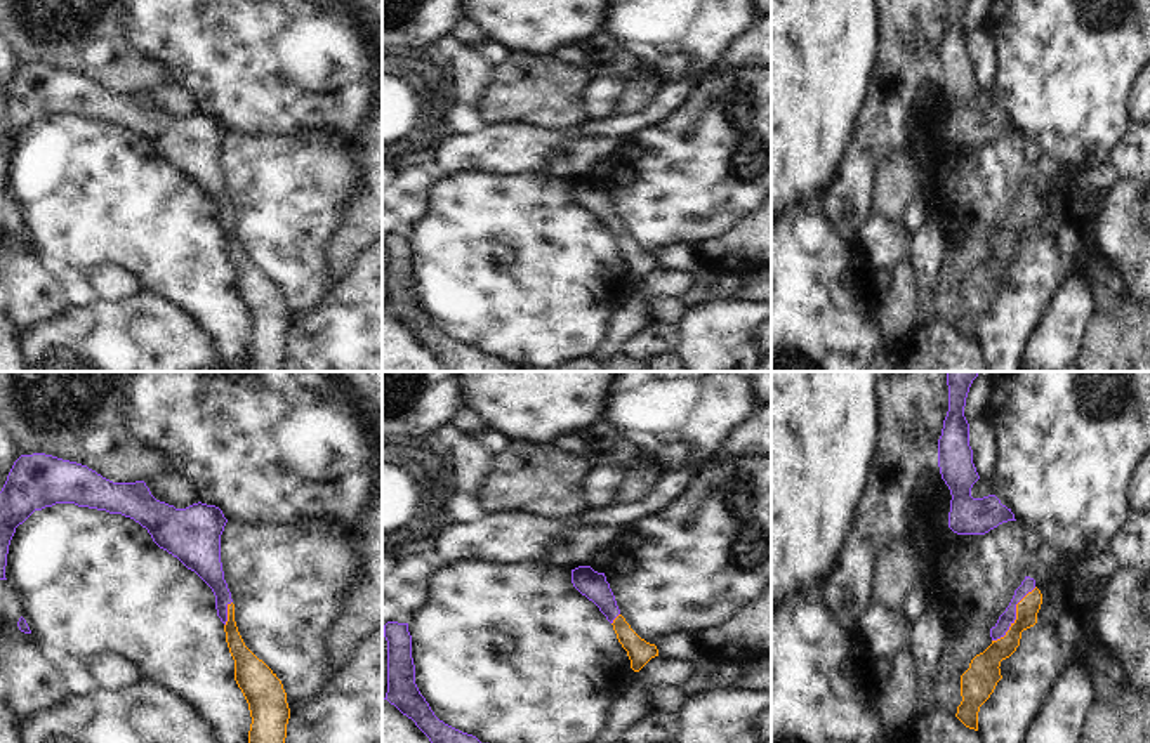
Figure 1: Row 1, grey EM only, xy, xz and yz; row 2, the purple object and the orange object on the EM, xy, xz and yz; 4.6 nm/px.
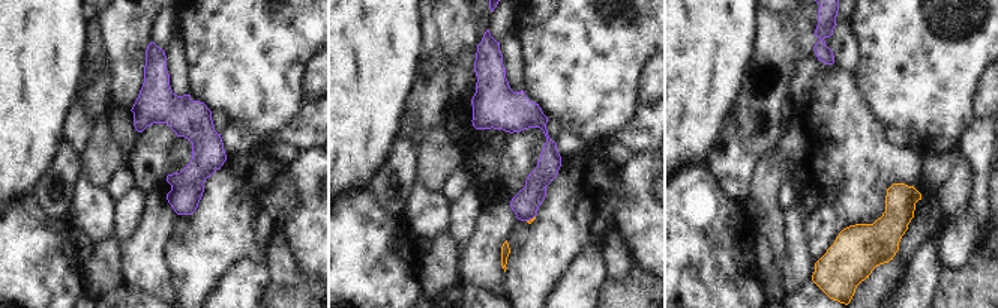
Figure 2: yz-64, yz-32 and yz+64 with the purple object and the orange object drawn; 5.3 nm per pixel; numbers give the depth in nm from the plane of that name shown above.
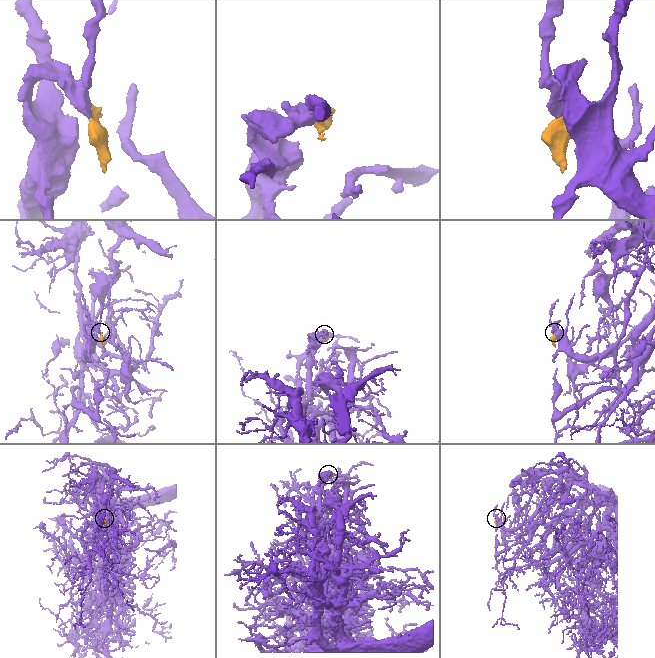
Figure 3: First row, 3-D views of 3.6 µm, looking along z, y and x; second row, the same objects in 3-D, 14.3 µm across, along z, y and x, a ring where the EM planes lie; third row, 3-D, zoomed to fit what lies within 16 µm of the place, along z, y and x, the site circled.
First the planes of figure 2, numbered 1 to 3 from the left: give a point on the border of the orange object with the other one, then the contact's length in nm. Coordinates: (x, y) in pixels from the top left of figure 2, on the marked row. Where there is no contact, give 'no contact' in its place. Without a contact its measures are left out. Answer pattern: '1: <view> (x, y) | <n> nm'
1: no contact
2: yz-32 (530, 218) | 60 nm
3: no contact

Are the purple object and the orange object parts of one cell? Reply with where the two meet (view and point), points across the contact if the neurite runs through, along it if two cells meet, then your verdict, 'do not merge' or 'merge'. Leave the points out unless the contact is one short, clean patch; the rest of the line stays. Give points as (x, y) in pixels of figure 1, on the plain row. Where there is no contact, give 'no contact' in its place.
yz (1015, 228) | across yz (1008, 228), (1015, 228), (1004, 256), (987, 273) | merge

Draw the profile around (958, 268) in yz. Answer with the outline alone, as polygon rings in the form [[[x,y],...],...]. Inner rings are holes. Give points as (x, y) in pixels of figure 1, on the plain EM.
[[[975,240],[961,252],[950,252],[945,267],[938,276],[936,288],[936,319],[950,326],[957,325],[962,312],[961,286],[969,279],[971,271],[992,255],[990,245]]]

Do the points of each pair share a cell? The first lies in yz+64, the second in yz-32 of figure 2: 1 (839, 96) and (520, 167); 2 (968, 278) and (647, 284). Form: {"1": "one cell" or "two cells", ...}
{"1": "one cell", "2": "one cell"}

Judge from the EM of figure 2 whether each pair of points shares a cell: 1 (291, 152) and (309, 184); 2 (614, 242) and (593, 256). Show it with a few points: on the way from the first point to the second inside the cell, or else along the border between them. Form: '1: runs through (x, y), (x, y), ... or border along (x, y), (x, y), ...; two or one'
1: border along (300, 152), (290, 166); two
2: border along (601, 250), (608, 277); two

